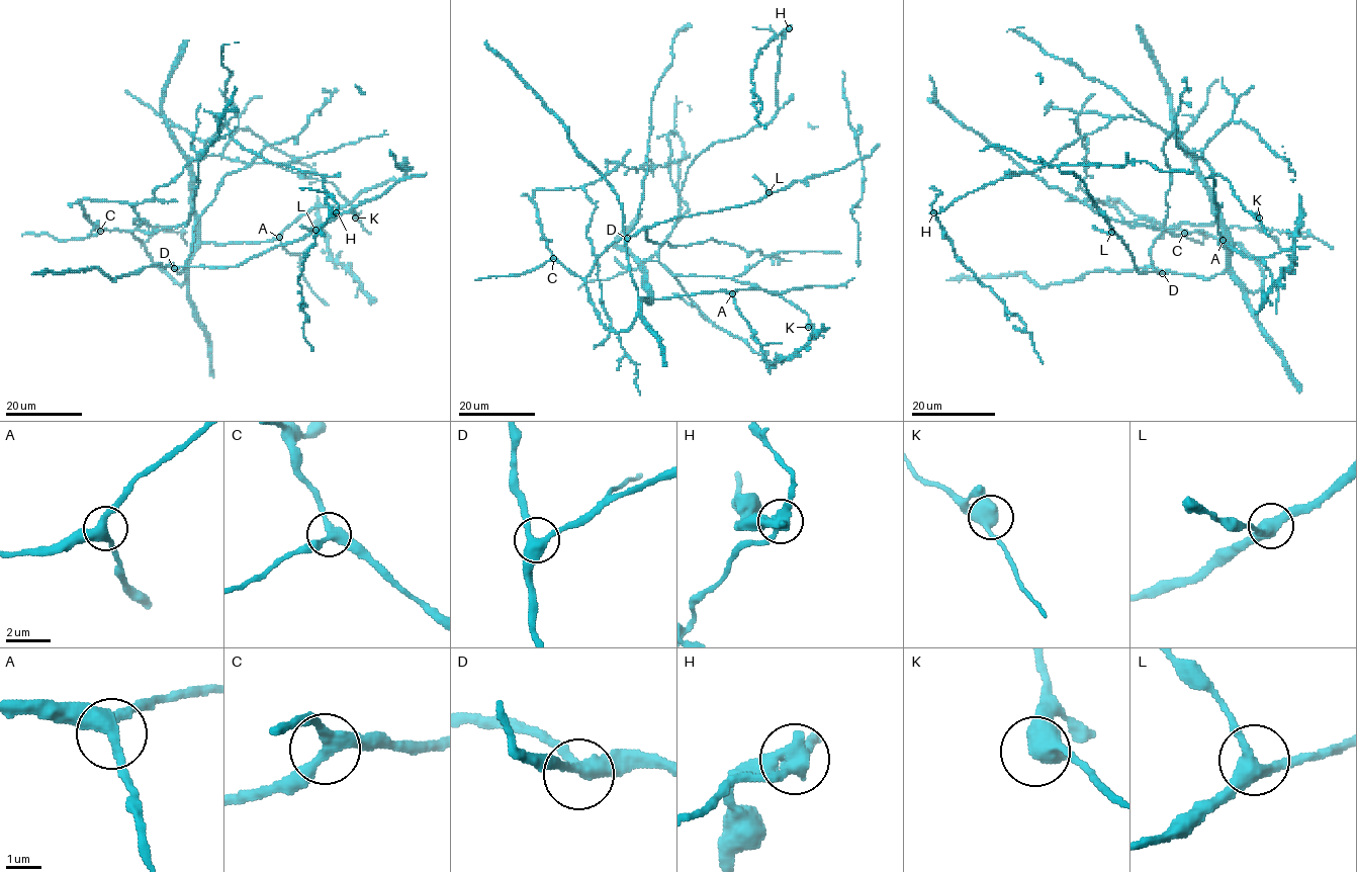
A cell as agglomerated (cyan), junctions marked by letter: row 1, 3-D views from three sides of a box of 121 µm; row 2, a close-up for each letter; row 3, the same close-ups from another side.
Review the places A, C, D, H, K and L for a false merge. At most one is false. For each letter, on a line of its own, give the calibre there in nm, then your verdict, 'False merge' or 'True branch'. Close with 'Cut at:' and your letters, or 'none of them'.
A: Thickness 360 nm. True branch
C: Thickness 320 nm. True branch
D: Thickness 360 nm. True branch
H: Thickness 440 nm. False merge
K: Thickness 420 nm. True branch
L: Thickness 380 nm. True branch
Cut at: H

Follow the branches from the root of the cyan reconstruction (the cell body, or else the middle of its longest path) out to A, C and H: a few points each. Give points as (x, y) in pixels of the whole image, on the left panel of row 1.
A: (194, 212), (201, 242), (266, 242), (279, 237)
C: (194, 212), (197, 249), (189, 262), (189, 275), (181, 285), (153, 261), (147, 249), (129, 232), (100, 231)
H: (194, 212), (188, 159), (200, 160), (205, 144), (227, 124), (245, 149), (323, 175), (329, 212), (336, 212)

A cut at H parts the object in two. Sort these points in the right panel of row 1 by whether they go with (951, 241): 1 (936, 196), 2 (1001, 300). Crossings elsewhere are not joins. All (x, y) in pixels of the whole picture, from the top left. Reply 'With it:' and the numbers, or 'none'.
With it: 1, 2

